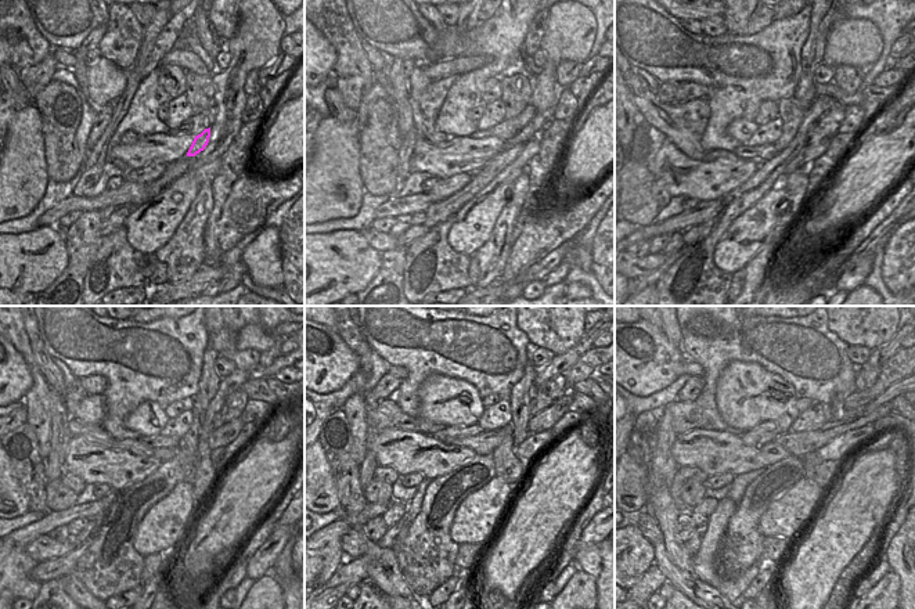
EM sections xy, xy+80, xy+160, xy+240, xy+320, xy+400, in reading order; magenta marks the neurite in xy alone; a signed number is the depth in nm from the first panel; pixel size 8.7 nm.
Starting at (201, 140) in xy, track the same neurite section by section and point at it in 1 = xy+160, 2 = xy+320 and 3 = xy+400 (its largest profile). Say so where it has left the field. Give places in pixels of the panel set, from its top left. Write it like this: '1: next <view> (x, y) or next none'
1: next xy+160 (846, 111)
2: next xy+320 (553, 389)
3: next xy+400 (867, 375)

